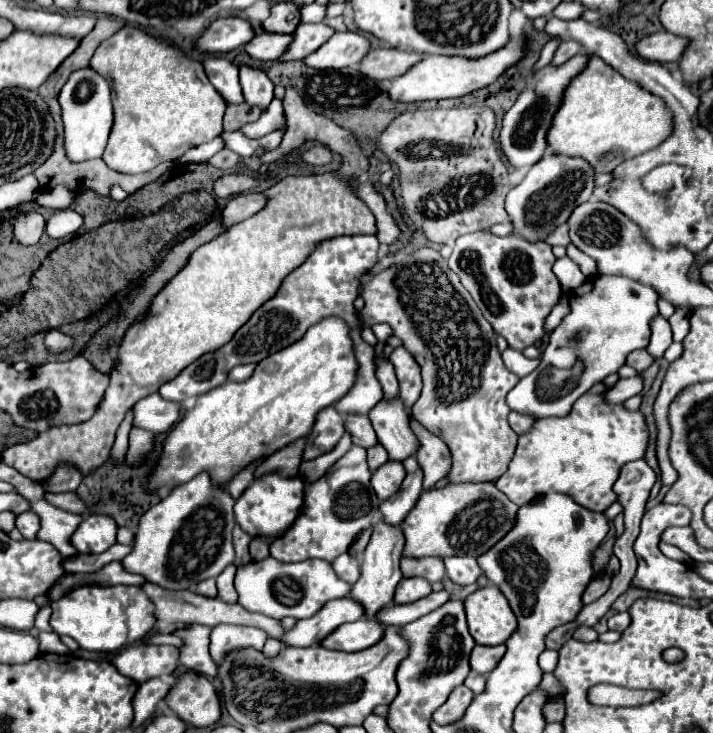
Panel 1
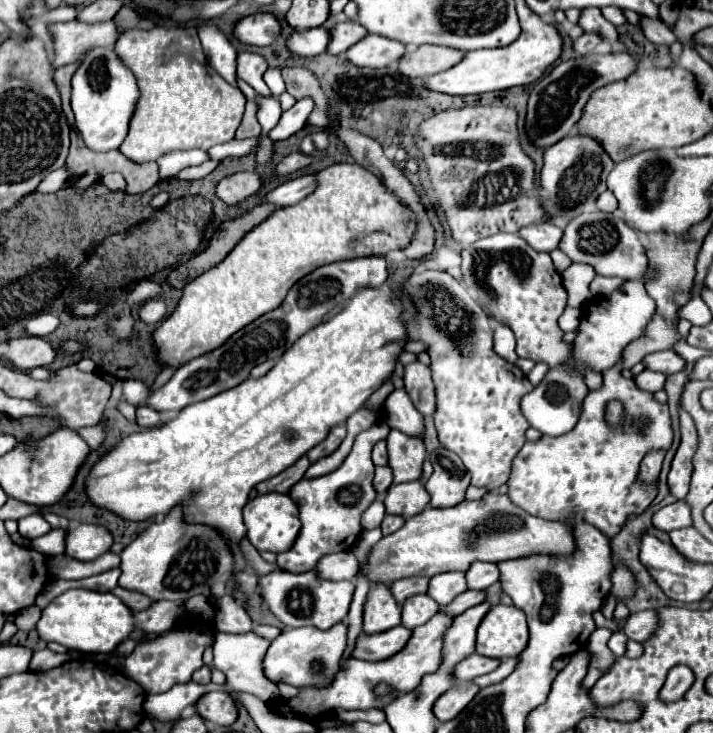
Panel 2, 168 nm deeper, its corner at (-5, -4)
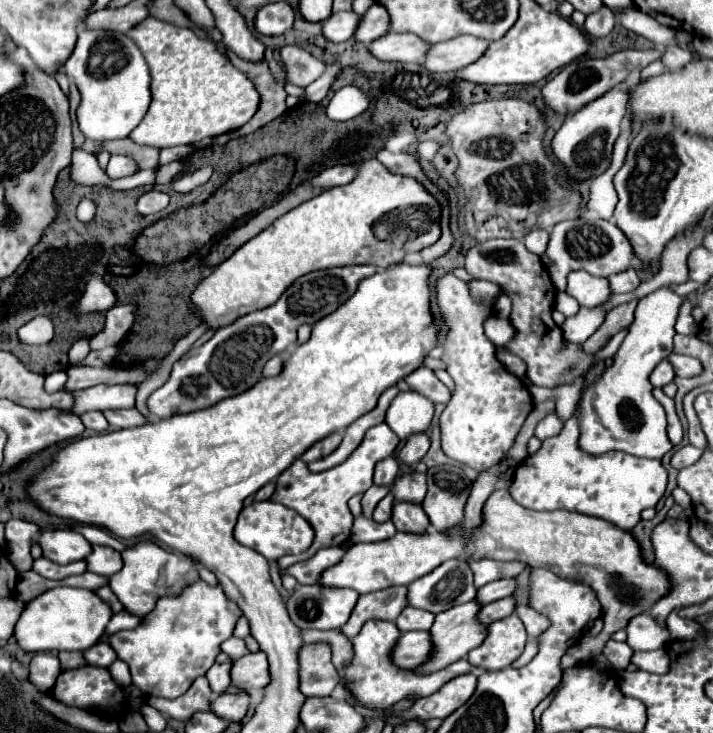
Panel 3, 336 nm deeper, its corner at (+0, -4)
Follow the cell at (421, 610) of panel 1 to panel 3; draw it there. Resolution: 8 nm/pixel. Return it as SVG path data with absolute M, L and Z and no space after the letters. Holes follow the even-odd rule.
M504 579L504 581L492 581L484 587L478 589L474 601L480 603L480 605L486 605L486 603L492 603L496 599L502 599L502 597L508 597L510 593L514 591L514 581L512 579Z

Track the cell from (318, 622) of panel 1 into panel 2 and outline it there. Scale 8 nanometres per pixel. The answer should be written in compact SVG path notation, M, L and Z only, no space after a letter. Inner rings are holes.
M337 623L329 631L317 627L299 627L283 631L277 639L271 641L265 655L265 677L273 683L289 683L297 689L303 687L327 687L333 681L333 675L339 671L339 659L347 643L347 625ZM313 663L321 665L321 671L313 669Z

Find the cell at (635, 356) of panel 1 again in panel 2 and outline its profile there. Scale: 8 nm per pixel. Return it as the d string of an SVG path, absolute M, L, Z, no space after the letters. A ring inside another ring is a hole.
M673 349L649 353L649 355L643 359L643 363L645 363L645 367L651 369L651 371L661 371L661 373L667 373L667 375L685 369L685 361L683 361Z

